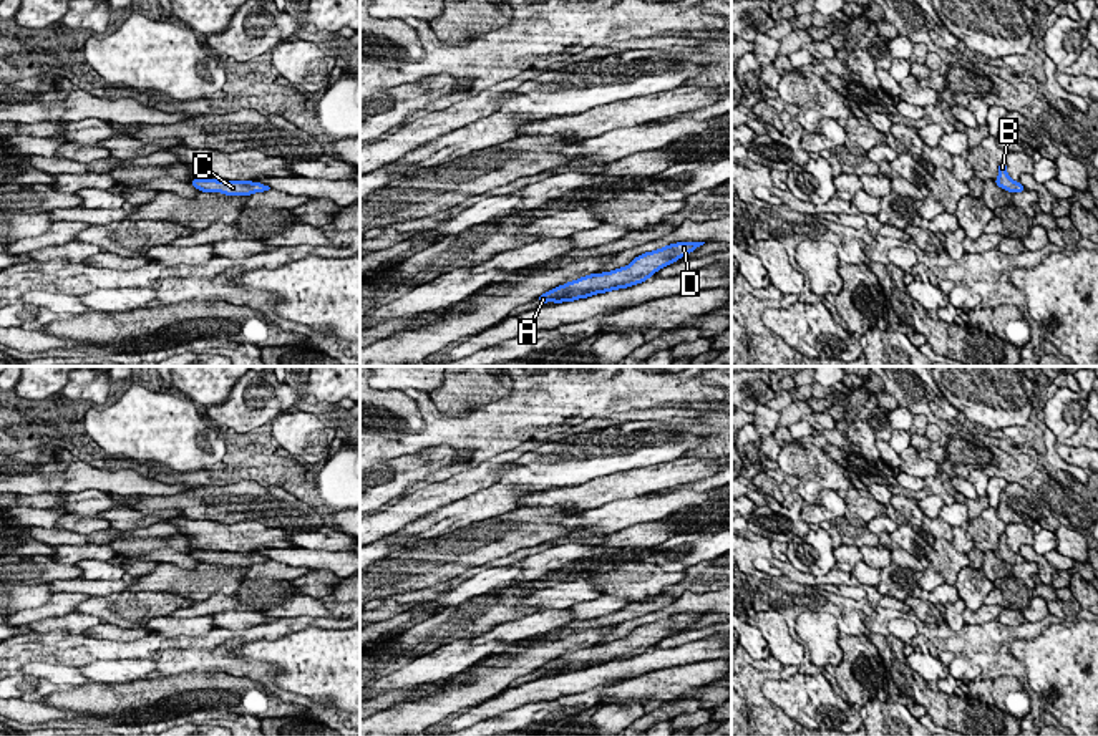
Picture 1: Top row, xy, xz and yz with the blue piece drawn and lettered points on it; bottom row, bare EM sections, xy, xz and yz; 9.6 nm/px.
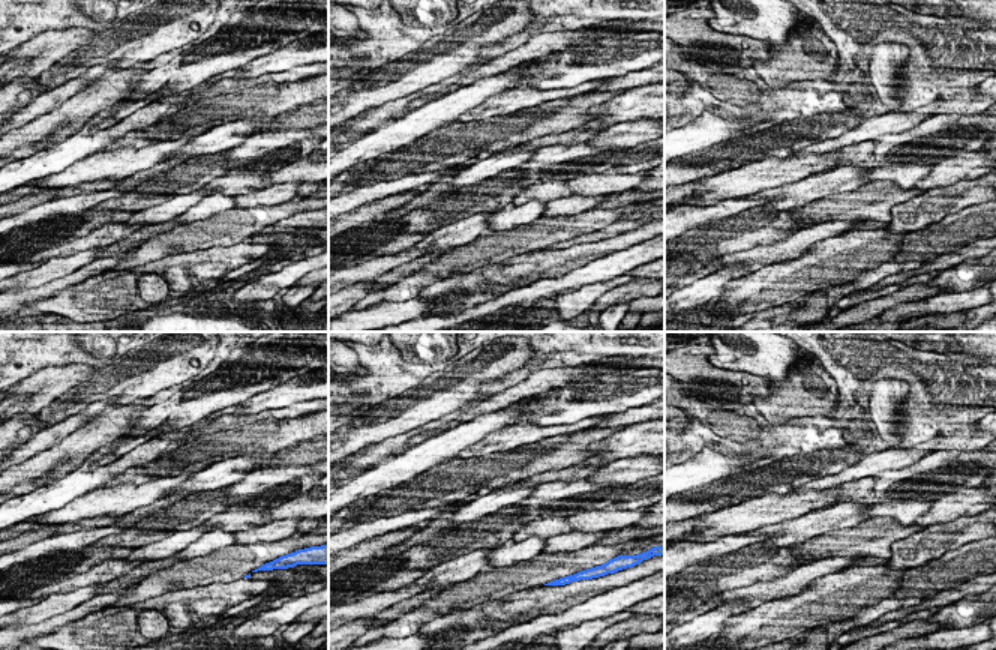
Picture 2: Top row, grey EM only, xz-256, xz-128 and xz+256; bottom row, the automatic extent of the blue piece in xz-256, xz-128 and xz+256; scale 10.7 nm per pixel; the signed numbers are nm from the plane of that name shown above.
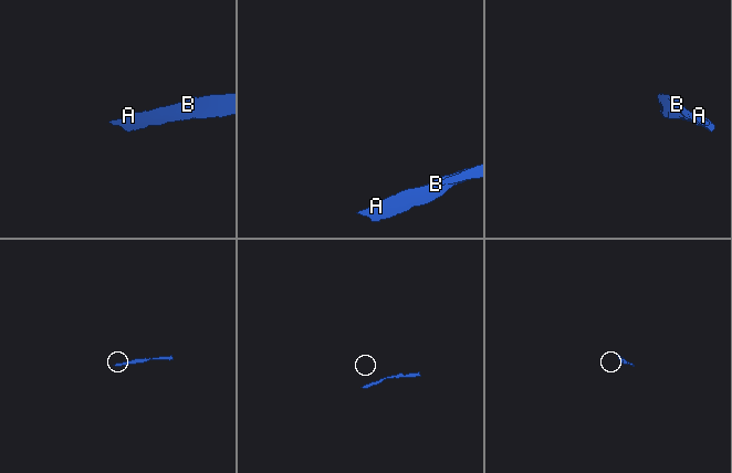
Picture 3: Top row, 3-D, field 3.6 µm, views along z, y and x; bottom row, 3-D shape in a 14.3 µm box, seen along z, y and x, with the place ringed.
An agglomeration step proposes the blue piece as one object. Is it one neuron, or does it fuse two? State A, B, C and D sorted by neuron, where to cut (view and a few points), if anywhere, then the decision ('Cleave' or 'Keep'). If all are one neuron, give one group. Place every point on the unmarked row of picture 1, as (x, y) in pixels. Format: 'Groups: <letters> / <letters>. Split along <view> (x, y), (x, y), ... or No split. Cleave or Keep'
Groups: A B C D. No split. Keep

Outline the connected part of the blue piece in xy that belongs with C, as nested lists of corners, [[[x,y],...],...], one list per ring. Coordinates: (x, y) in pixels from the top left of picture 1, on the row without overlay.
[[[192,550],[191,555],[202,564],[222,564],[227,567],[249,567],[254,564],[269,562],[269,557],[249,552],[216,552],[216,550]]]

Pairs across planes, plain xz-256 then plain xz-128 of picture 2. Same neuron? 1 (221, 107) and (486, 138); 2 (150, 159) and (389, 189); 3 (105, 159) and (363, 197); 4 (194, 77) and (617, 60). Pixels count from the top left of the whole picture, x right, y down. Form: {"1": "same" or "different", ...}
{"1": "same", "2": "same", "3": "same", "4": "different"}

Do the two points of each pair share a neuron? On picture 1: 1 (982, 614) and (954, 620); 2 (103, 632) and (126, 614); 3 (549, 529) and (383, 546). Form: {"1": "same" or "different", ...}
{"1": "different", "2": "different", "3": "different"}

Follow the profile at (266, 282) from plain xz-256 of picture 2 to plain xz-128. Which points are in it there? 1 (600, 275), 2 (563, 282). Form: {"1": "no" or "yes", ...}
{"1": "no", "2": "no"}

